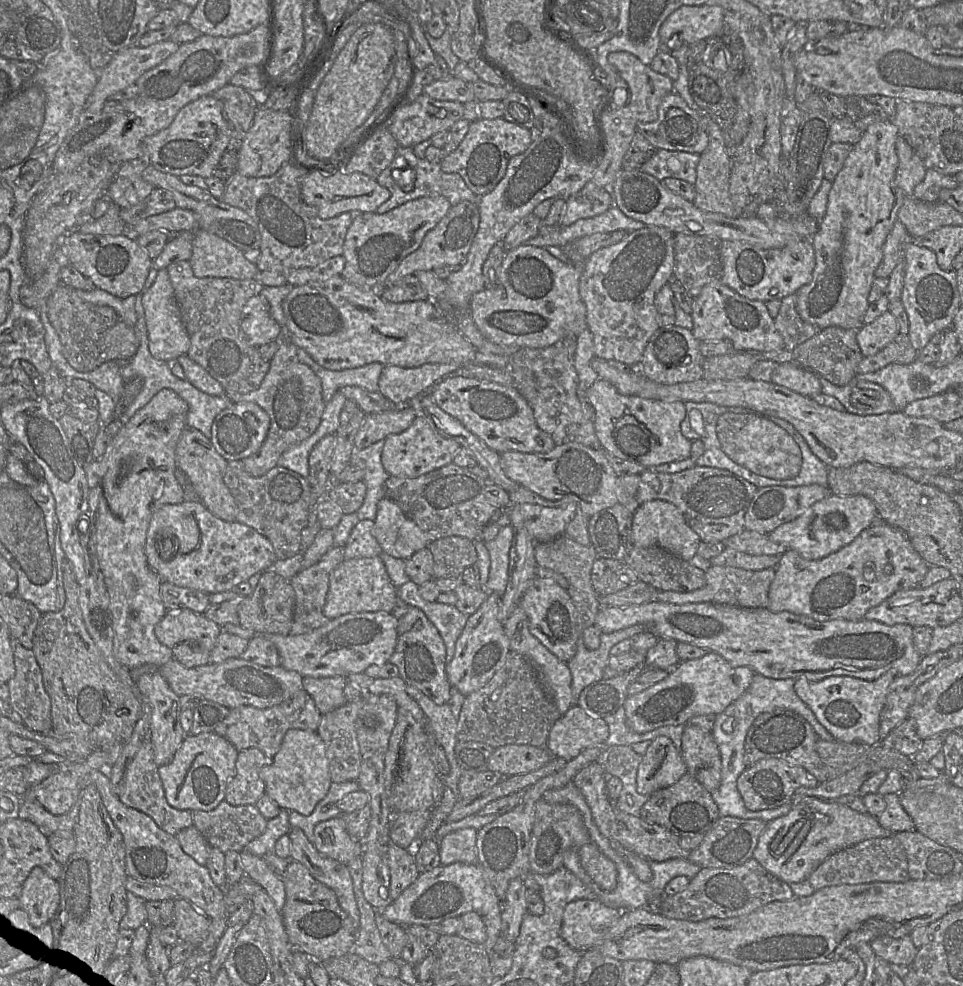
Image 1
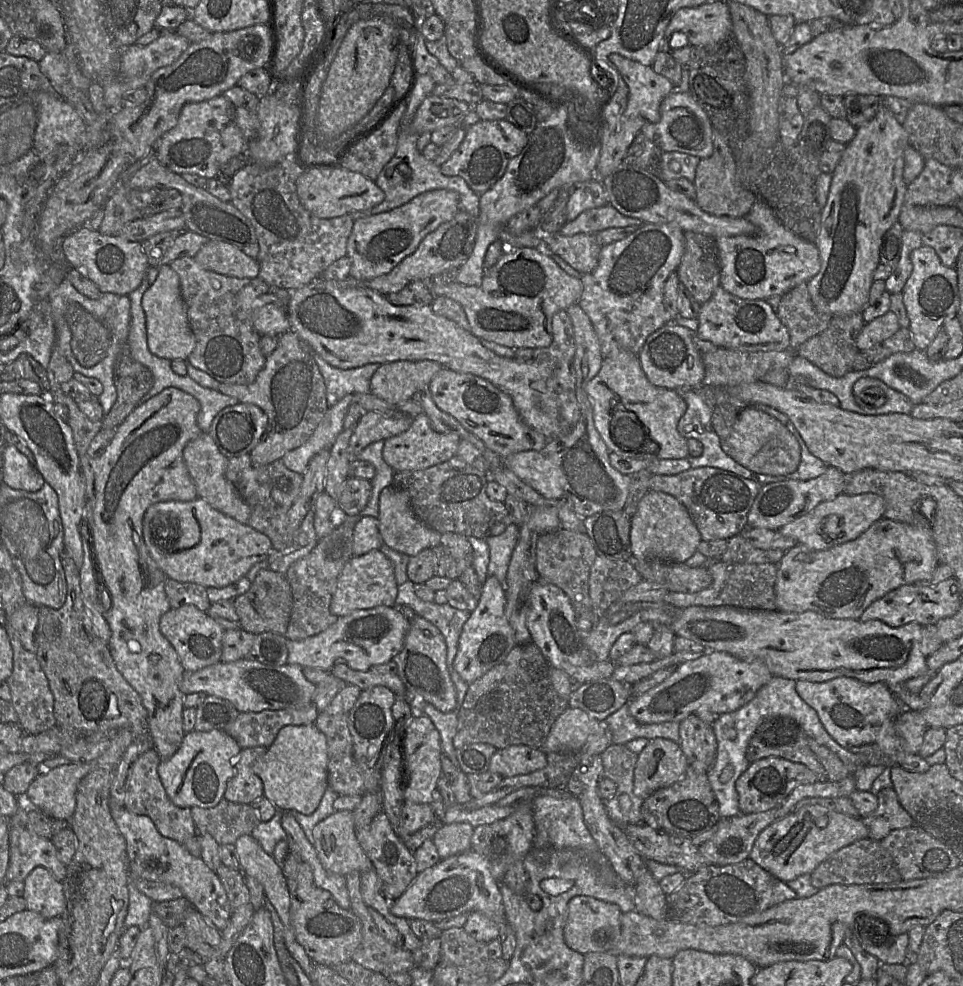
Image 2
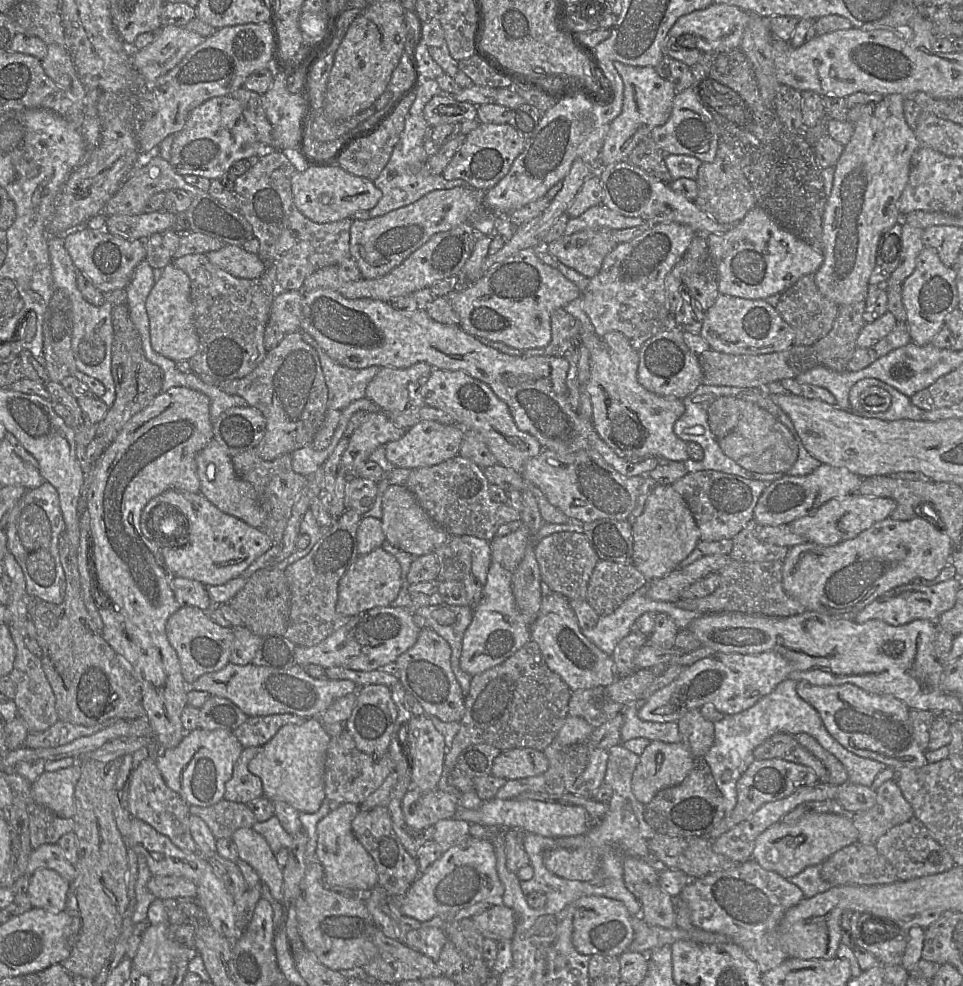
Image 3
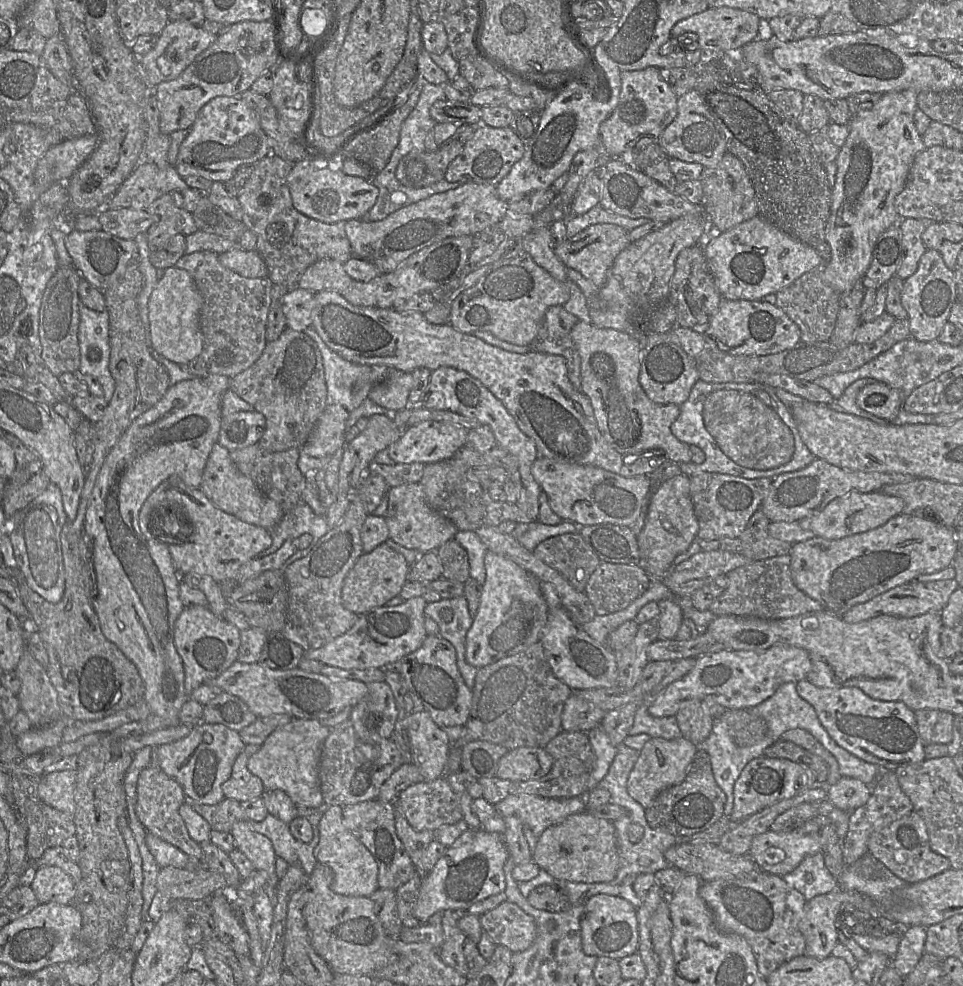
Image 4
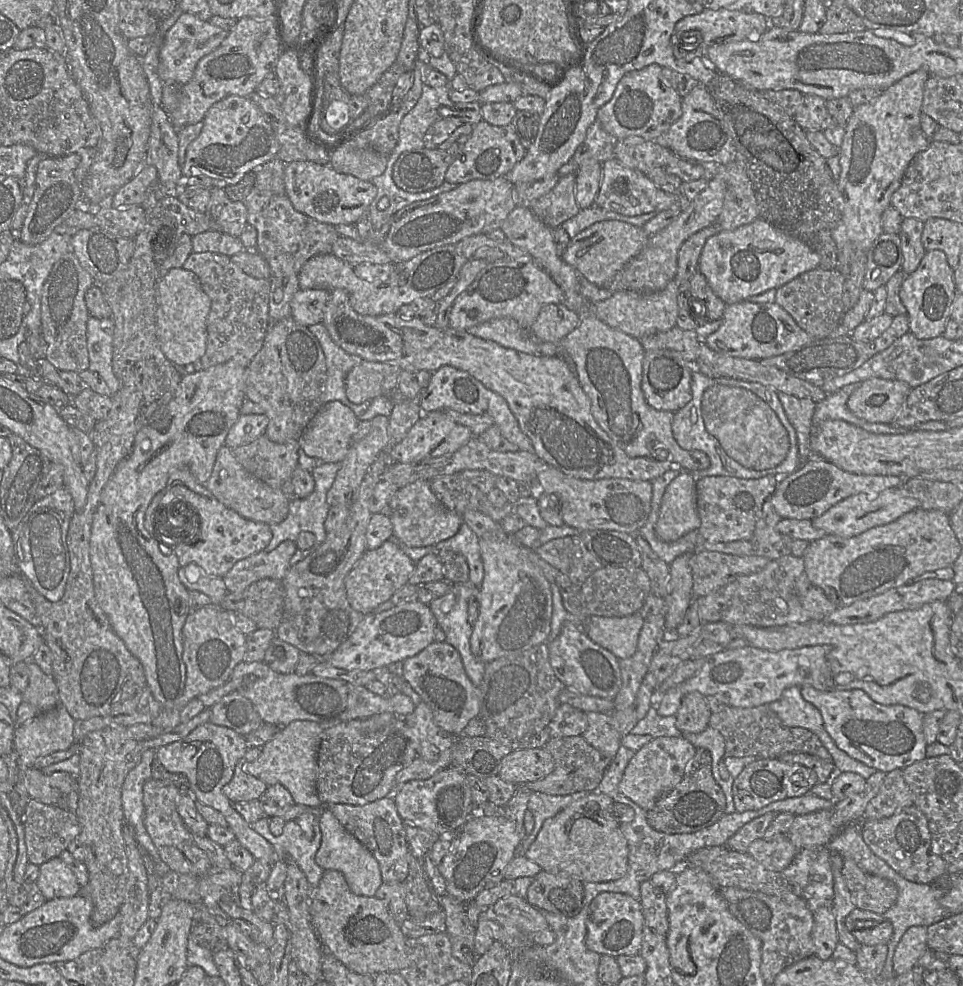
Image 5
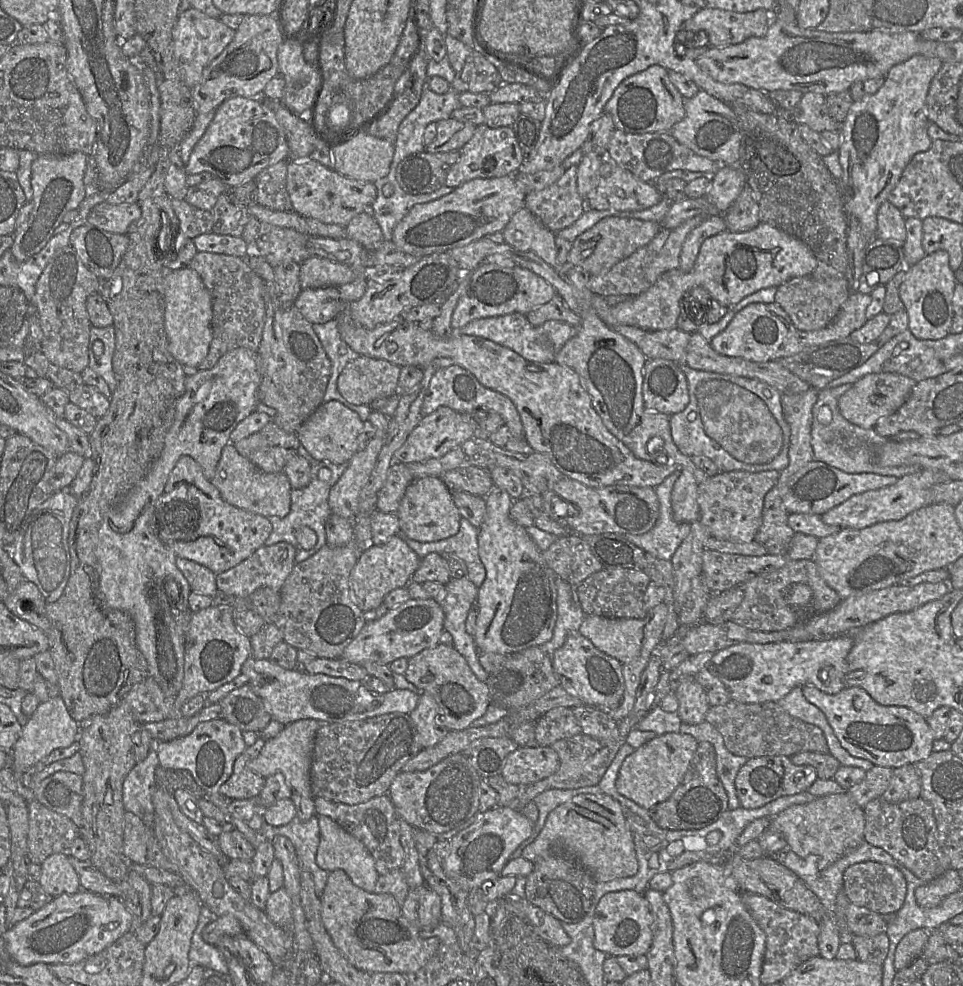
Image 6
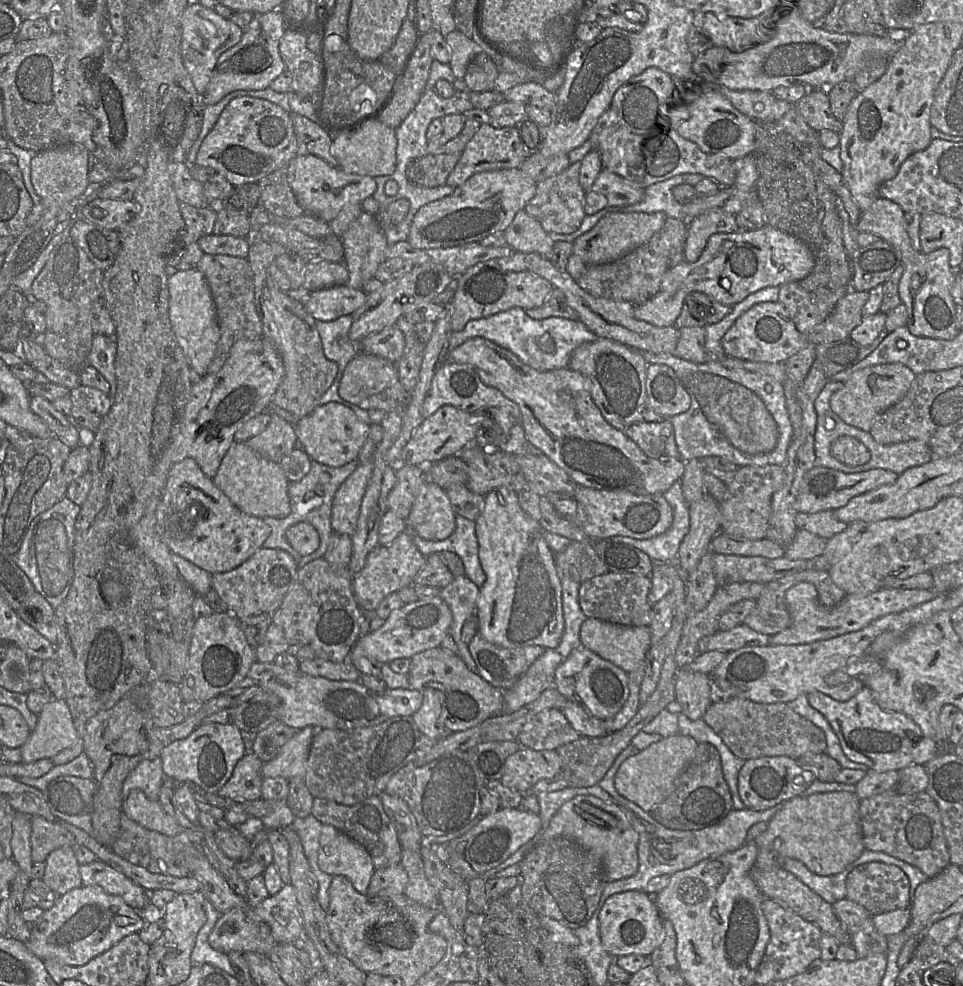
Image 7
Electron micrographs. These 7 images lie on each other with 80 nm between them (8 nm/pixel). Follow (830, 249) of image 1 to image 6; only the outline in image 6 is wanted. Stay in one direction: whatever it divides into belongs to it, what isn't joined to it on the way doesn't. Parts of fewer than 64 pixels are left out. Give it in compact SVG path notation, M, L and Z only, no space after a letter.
M914 55L910 59L893 66L885 77L885 81L881 88L872 95L865 95L861 100L854 101L848 111L848 114L841 125L841 145L838 149L839 161L842 166L842 177L839 180L842 195L844 199L844 210L847 217L855 217L861 224L863 234L868 240L876 237L877 230L877 213L883 202L888 200L891 191L896 187L905 167L910 160L919 152L924 152L930 149L932 139L928 135L929 119L926 112L926 98L933 77L938 73L943 65L943 61L939 58L930 58L923 55Z

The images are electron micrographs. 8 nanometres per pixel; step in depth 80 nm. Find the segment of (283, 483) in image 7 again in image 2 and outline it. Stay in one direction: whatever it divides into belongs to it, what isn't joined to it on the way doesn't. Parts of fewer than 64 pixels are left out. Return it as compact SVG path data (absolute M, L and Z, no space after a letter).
M201 433L184 447L183 460L195 484L199 498L205 500L221 513L240 523L248 524L251 514L250 508L235 486L225 477L229 459L219 451L209 433Z

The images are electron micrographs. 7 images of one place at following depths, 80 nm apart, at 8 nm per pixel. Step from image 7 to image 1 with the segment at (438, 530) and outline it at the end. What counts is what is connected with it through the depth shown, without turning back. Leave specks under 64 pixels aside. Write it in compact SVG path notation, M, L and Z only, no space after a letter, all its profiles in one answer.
M387 496L377 503L371 533L383 552L402 560L407 560L431 542L418 525L403 513L400 506Z

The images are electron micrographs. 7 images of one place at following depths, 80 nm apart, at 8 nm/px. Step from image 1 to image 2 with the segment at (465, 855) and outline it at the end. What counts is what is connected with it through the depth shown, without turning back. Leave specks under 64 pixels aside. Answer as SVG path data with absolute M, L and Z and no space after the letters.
M466 822L441 824L432 838L440 859L470 850L473 830L474 827Z

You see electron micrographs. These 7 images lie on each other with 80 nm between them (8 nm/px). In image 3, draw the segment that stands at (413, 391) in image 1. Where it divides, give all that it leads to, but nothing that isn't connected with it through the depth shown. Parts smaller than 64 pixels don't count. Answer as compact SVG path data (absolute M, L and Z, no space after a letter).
M418 362L407 368L381 367L366 388L366 398L383 412L403 411L409 406L409 385L419 378L430 376L434 368L426 362Z

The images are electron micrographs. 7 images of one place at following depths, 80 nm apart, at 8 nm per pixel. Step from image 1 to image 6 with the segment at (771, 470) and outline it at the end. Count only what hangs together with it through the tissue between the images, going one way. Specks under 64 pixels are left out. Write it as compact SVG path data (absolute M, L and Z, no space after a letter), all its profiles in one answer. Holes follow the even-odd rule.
M686 363L679 366L687 379L689 403L683 411L670 415L670 427L681 453L710 458L719 473L781 472L788 466L791 429L784 418L778 389L758 379L696 370ZM766 389L771 391L771 397L765 396ZM692 411L697 417L690 421L688 415Z

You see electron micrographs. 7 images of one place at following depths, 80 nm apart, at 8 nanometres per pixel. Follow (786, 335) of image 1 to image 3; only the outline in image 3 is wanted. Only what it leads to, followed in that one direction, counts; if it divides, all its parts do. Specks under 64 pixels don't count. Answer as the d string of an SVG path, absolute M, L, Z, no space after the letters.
M806 275L780 294L776 310L781 318L794 330L793 345L809 345L825 337L833 327L840 306L827 299L819 291L815 275Z

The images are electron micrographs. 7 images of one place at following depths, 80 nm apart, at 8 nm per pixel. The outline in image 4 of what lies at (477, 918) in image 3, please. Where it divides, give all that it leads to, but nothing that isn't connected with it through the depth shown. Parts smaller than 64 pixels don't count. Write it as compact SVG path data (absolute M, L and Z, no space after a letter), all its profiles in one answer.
M507 900L479 915L482 931L496 945L519 952L527 949L536 937L536 923L532 916Z

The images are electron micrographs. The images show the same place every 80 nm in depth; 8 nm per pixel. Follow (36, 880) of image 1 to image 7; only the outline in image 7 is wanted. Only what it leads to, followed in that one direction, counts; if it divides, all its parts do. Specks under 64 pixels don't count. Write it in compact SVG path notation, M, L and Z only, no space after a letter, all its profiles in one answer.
M64 846L52 851L45 862L42 880L51 890L62 896L83 885L74 847Z

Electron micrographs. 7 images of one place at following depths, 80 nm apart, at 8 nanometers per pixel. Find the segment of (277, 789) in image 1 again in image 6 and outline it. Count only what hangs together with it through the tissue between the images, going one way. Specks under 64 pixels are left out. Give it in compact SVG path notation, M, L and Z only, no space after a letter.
M302 719L285 726L276 737L262 742L259 755L248 763L248 768L263 778L281 773L294 792L304 797L313 797L310 782L311 758L314 739L321 725L321 722L314 719Z

